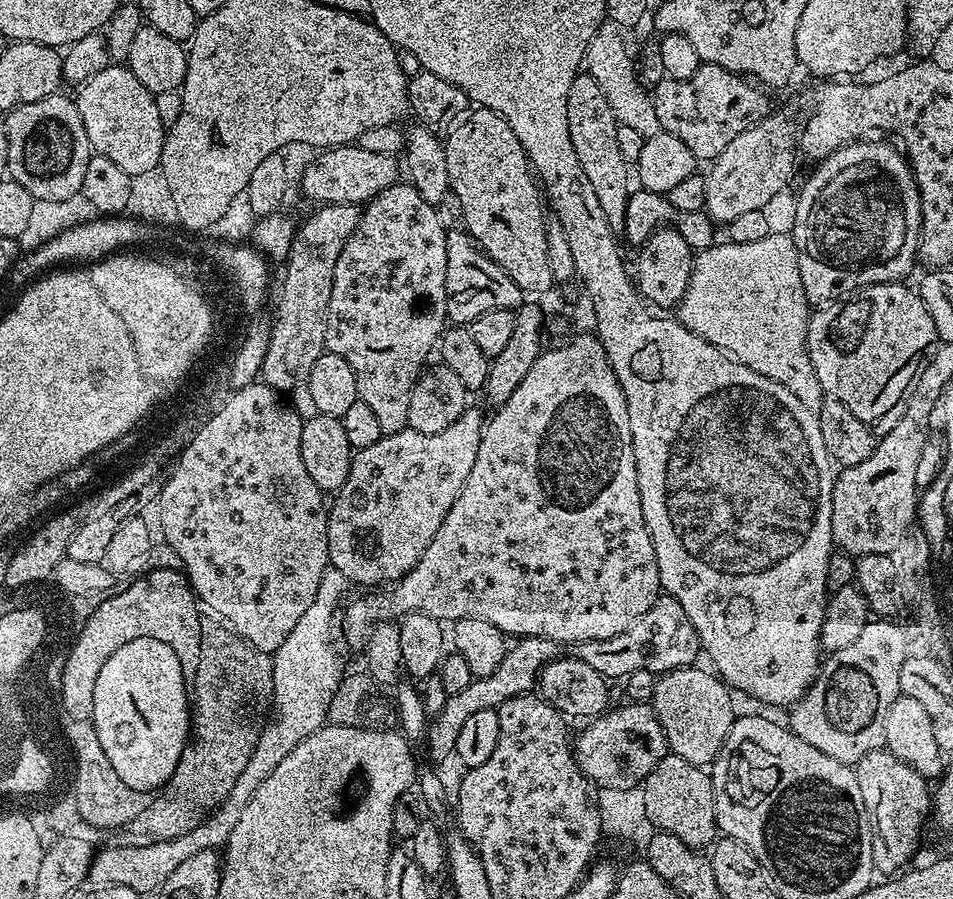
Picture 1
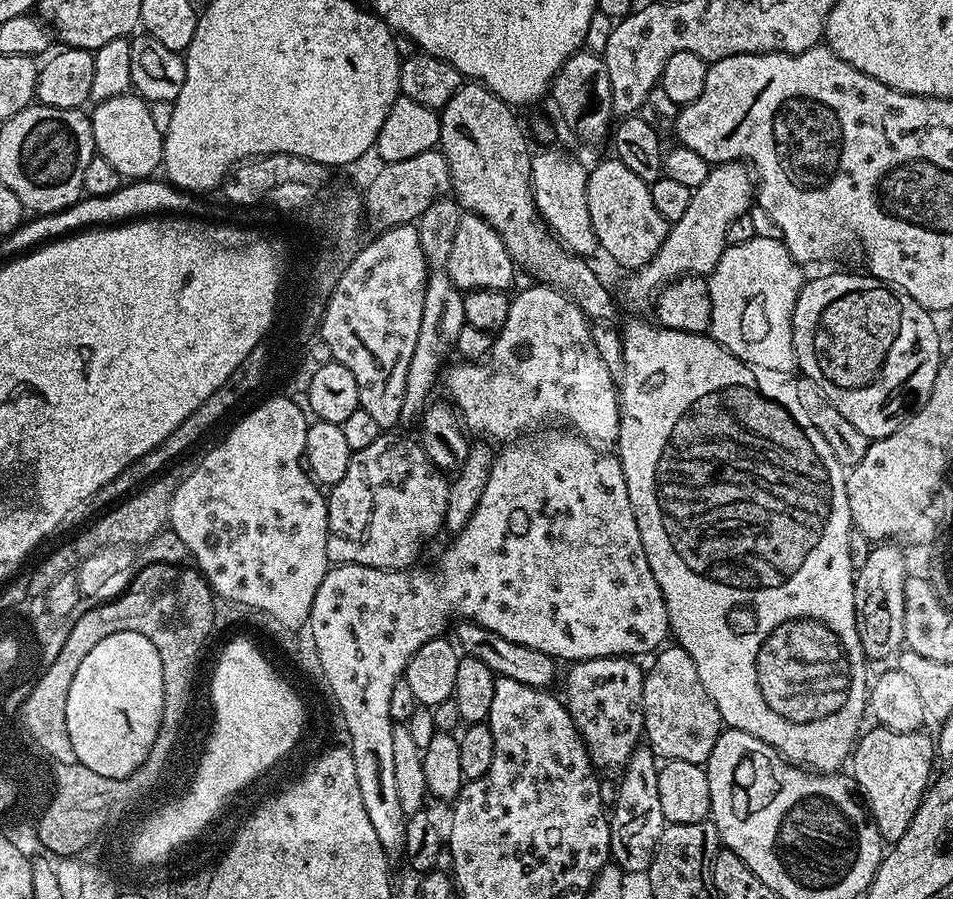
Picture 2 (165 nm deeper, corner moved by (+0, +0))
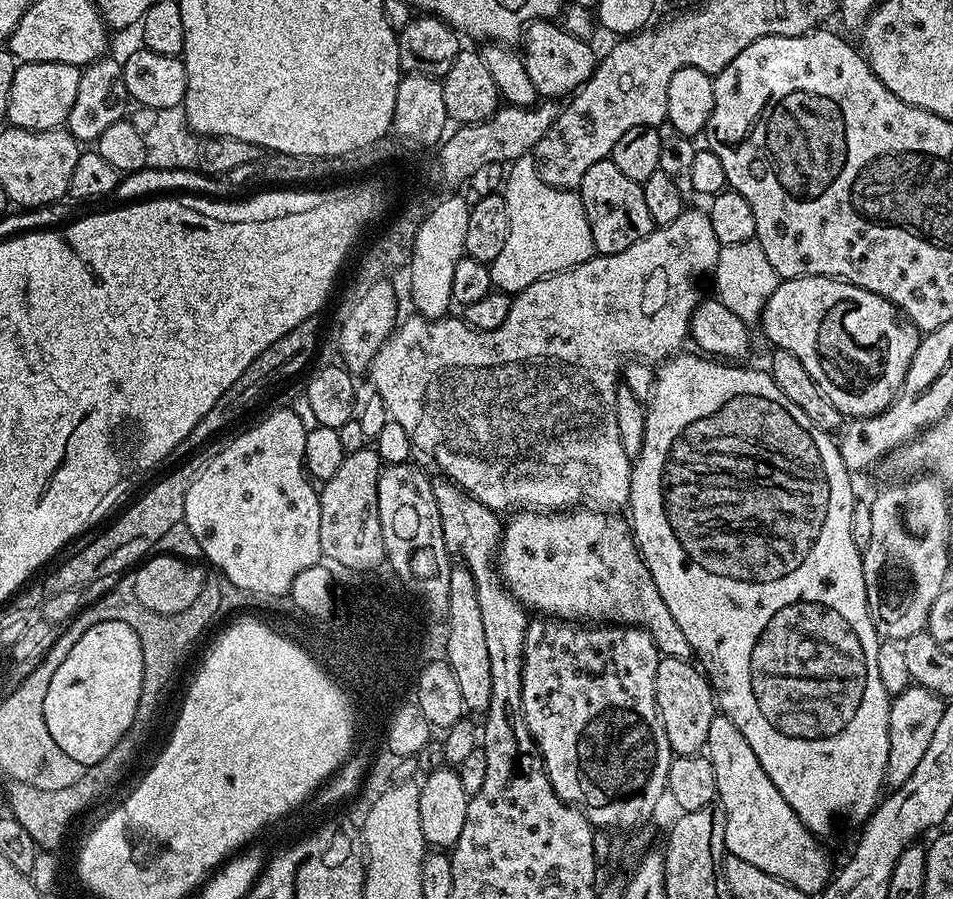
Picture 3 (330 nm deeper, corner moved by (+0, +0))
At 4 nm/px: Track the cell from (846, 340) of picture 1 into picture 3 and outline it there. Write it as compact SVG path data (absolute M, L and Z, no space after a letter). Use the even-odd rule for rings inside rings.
M829 276L780 280L759 323L772 346L790 350L806 366L844 418L877 416L893 404L922 339L907 316L886 298Z

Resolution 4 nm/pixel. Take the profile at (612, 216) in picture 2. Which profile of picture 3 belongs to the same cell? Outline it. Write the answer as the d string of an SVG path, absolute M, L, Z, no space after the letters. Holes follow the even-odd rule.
M612 159L599 160L582 174L582 182L578 189L582 198L582 206L586 210L586 218L590 222L590 234L594 238L596 252L602 256L618 254L626 250L626 246L634 246L642 238L646 238L653 230L650 210L646 210L646 198L641 184L626 178Z

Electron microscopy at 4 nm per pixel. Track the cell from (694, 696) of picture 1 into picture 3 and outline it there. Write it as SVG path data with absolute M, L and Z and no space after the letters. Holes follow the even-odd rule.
M669 656L661 658L656 675L656 709L660 712L660 721L666 730L666 738L676 756L695 756L707 749L710 722L714 722L714 718L718 715L718 705L716 694L708 682L707 676L695 663Z

